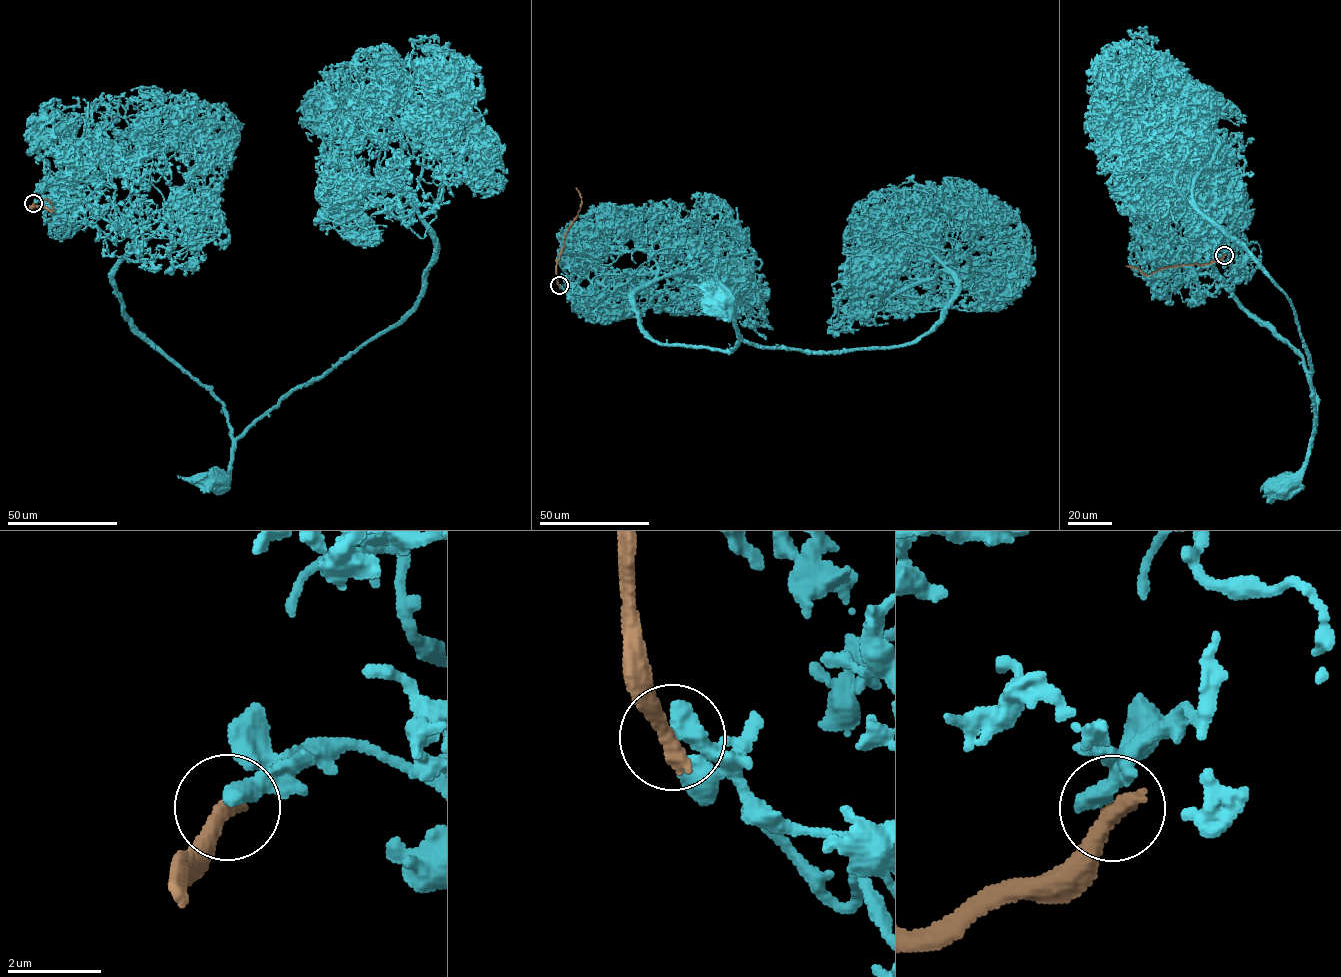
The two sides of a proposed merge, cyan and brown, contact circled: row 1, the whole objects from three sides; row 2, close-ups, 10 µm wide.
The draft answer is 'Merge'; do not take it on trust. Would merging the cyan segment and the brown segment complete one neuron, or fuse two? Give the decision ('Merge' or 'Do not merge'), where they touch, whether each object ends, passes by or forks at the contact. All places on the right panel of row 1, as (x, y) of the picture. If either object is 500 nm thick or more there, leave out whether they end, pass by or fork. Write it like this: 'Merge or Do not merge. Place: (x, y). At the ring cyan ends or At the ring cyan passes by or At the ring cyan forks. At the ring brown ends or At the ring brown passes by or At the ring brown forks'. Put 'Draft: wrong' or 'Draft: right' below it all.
Do not merge. Place: (1224, 255). At the ring cyan ends. At the ring brown ends
Draft: wrong

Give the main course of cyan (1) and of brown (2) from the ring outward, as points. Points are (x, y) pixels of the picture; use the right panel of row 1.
1: (1224, 255), (1224, 237), (1221, 247), (1206, 247), (1214, 275), (1301, 354), (1315, 395), (1308, 461), (1286, 489)
2: (1224, 255), (1209, 264), (1163, 267), (1148, 275), (1126, 266)

